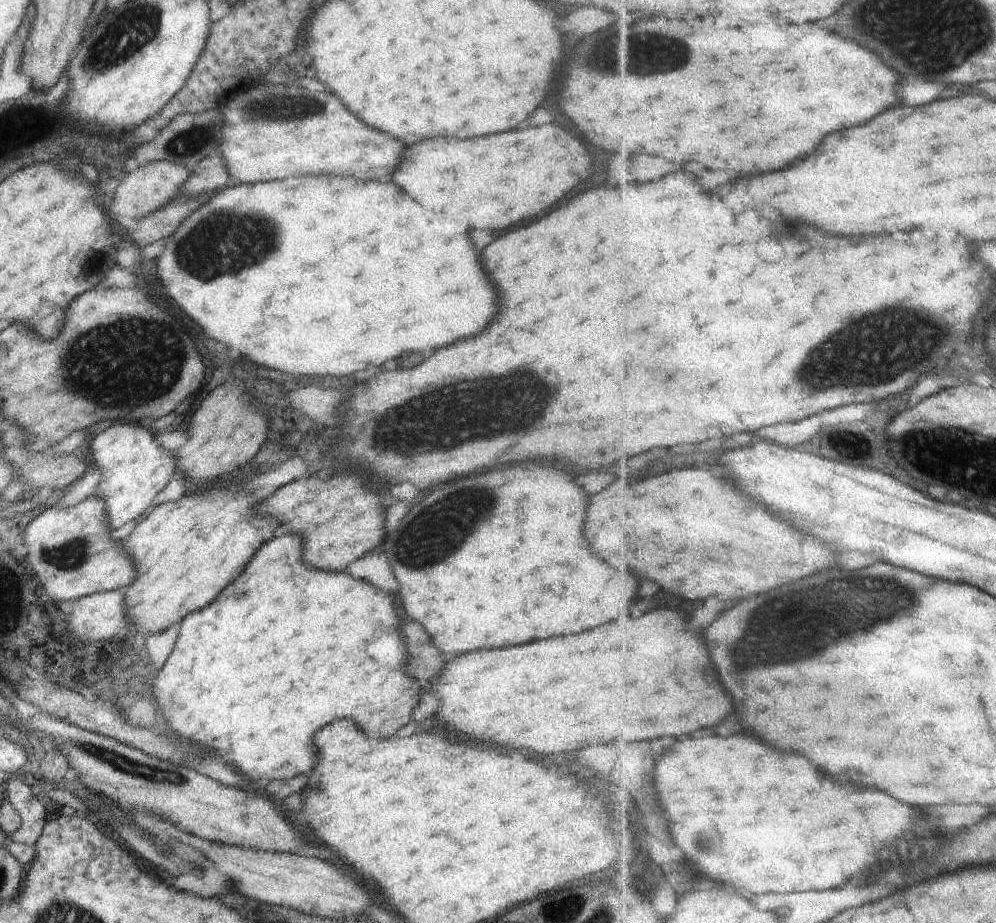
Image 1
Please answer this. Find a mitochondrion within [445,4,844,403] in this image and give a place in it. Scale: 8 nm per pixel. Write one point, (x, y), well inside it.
(661, 54)

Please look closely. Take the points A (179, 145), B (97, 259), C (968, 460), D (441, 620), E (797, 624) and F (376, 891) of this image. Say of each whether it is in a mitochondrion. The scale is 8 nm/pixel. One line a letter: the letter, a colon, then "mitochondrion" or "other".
A: mitochondrion
B: mitochondrion
C: mitochondrion
D: other
E: mitochondrion
F: other

